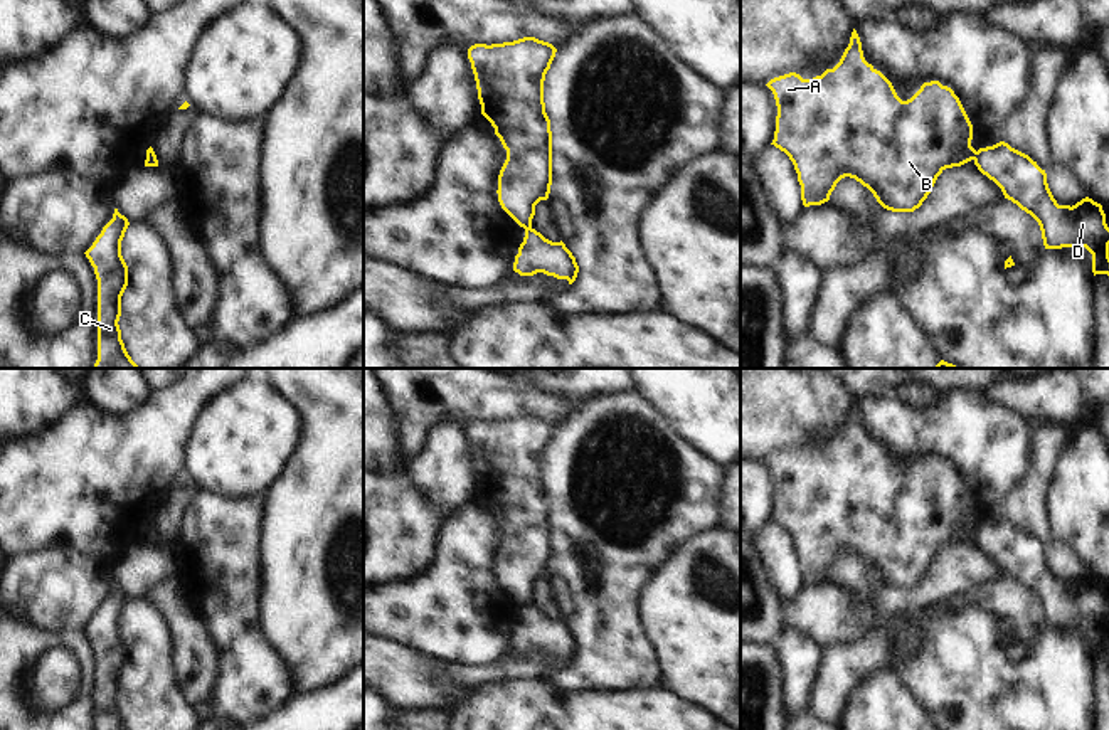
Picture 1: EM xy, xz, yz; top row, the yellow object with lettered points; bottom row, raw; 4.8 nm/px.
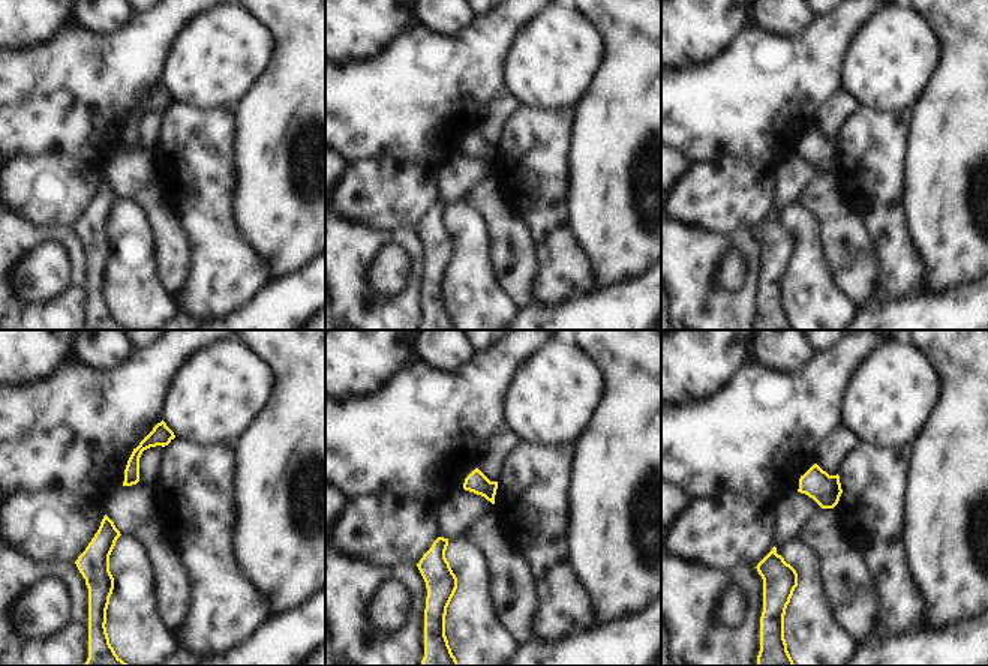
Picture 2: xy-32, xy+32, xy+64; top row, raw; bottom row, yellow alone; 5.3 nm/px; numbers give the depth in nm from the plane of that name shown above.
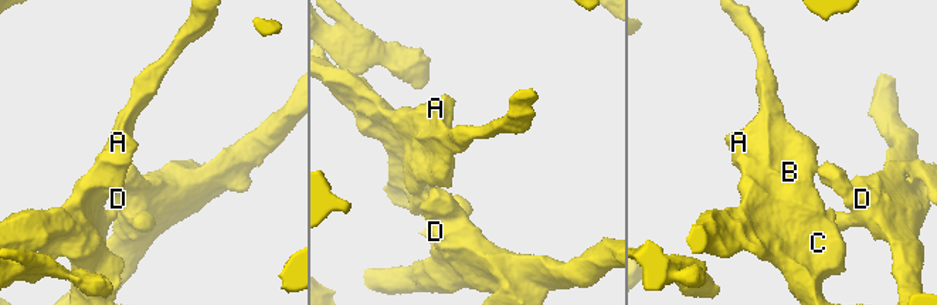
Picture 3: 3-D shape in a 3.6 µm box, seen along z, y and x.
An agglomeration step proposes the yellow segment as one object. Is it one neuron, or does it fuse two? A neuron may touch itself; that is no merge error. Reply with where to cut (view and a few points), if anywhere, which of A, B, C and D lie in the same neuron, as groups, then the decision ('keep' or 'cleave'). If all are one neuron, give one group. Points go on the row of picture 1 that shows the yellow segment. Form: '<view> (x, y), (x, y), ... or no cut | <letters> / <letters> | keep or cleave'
yz (978, 152), (973, 158) | A B C / D | cleave

